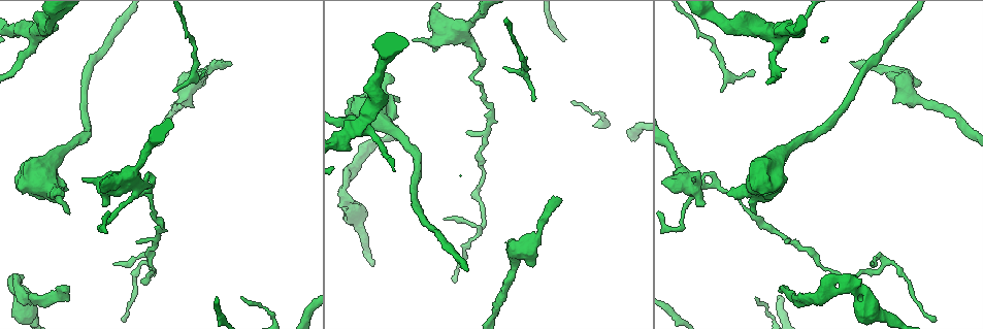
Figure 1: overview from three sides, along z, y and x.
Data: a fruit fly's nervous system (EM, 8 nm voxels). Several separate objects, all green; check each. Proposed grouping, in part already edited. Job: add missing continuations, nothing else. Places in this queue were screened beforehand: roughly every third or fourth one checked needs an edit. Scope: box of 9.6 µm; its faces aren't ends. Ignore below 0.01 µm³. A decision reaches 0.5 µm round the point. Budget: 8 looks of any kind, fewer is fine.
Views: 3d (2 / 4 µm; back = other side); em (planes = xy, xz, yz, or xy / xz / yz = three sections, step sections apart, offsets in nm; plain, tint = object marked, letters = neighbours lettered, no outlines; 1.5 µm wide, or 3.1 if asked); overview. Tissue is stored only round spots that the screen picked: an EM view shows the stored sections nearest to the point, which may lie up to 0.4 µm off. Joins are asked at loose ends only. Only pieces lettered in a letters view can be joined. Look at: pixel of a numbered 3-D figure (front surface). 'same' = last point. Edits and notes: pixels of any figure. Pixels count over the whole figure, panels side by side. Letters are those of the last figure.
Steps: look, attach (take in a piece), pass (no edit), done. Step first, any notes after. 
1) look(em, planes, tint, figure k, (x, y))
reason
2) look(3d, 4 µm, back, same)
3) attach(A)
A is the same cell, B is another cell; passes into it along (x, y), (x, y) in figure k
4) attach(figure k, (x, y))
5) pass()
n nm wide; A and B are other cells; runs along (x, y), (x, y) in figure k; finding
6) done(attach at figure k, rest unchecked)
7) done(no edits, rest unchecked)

look(3d, 2 µm, figure 1, (62, 290))
branch stops here

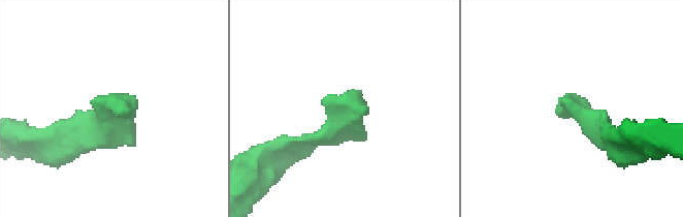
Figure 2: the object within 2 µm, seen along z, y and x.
look(em, yz, step 8, tint, figure 2, (121, 111))
now the EM

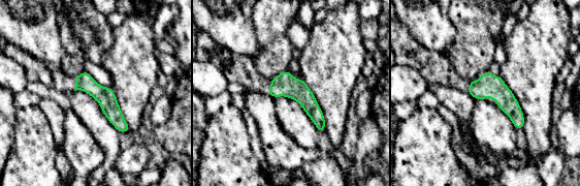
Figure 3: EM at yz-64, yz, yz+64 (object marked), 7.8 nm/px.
look(em, planes, letters, same)
another direction

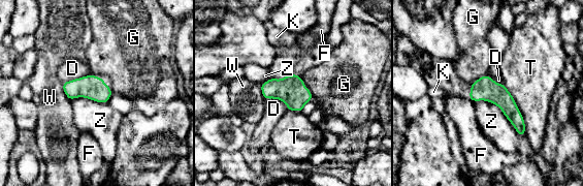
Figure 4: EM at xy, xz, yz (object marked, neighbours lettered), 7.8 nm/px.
pass()
D, F, G, K, T, W and Z are other cells; runs along (474, 85), (491, 91), (522, 132) in figure 4; none of them fits

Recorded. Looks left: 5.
look(em, xy, step 4, letters, figure 1, (730, 193))
branch stops here

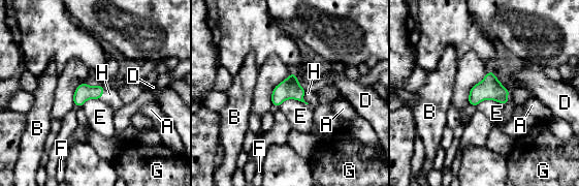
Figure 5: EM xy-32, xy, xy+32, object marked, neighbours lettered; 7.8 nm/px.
look(em, planes, letters, same)

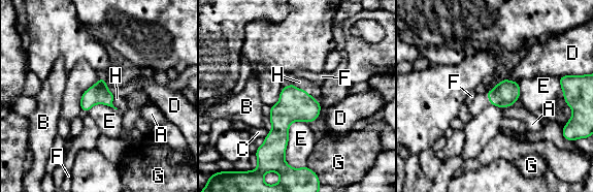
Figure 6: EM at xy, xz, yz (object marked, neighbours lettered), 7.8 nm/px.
attach(H)
E touches over 380 nm; H is the same cell, A, B, C, D, E, F and G are other cells; passes into it along (295, 104), (302, 89), (315, 89) in figure 6; it goes on there

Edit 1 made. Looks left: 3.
look(em, xz, step 8, tint, figure 1, (503, 67))
thin end

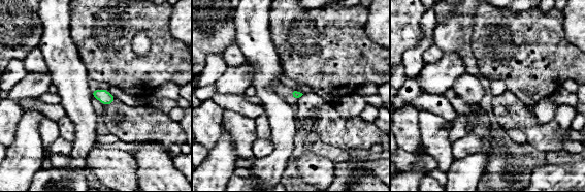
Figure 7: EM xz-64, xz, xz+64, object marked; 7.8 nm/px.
look(em, xy, step 4, tint, same)

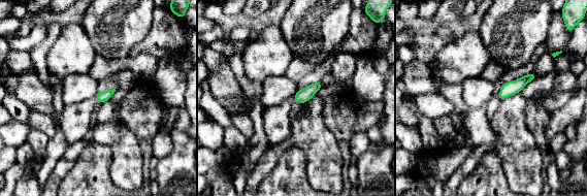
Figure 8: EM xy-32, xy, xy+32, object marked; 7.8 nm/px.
look(em, xy, step 4, letters, same)

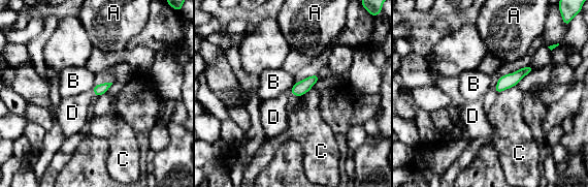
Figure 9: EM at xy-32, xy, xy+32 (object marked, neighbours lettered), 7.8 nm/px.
attach(D)
D is the same cell, A, B and C are other cells; the neuron continues

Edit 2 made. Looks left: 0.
done(attach at figure 6, attach at figure 9, rest unchecked)

